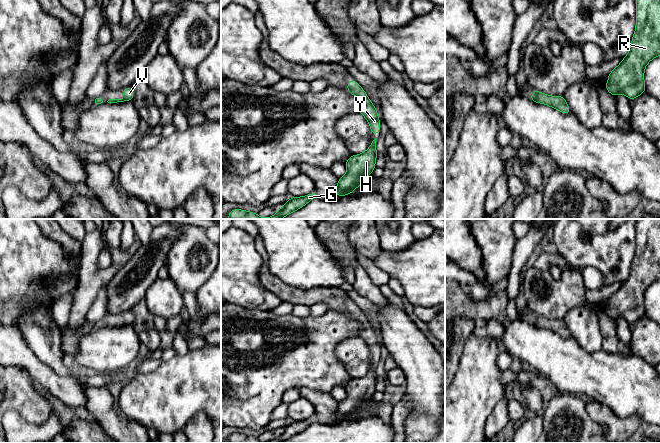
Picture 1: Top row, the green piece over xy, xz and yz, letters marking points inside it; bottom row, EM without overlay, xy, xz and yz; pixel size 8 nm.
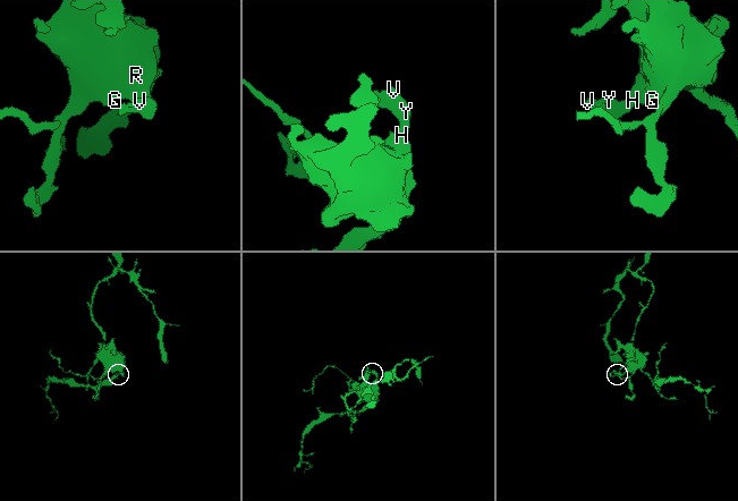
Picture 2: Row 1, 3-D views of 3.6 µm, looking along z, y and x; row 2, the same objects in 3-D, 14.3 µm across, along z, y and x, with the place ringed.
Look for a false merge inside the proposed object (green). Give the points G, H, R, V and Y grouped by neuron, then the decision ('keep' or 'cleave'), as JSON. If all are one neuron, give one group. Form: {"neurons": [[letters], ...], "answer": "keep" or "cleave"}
{"neurons": [["G", "H", "R", "V", "Y"]], "answer": "keep"}

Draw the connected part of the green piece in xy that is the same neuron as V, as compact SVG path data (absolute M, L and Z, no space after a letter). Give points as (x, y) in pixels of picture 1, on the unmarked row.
M132 311L124 312L123 314L123 322L122 323L109 323L108 327L117 327L117 326L124 326L124 325L132 325L134 321L134 314Z

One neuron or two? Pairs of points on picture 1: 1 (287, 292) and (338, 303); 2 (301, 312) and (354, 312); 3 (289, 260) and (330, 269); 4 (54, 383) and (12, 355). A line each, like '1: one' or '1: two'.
1: one
2: two
3: one
4: one

